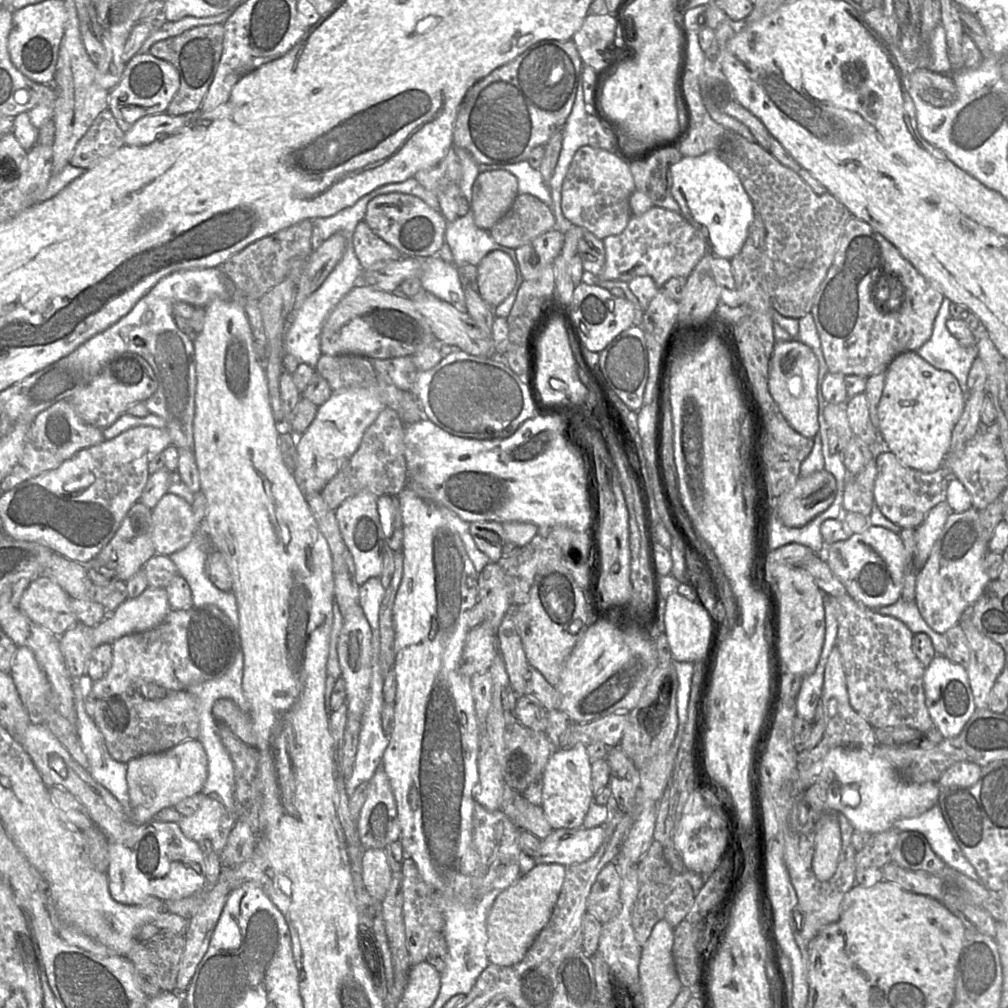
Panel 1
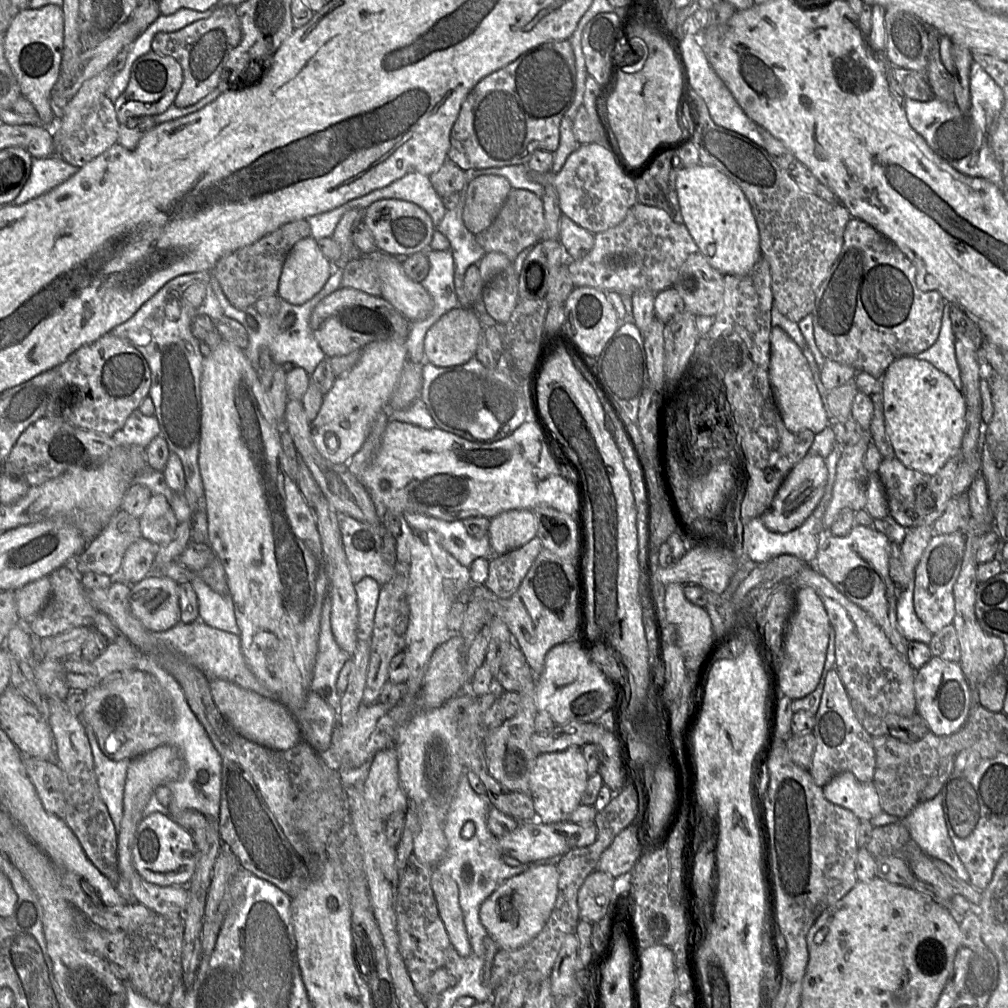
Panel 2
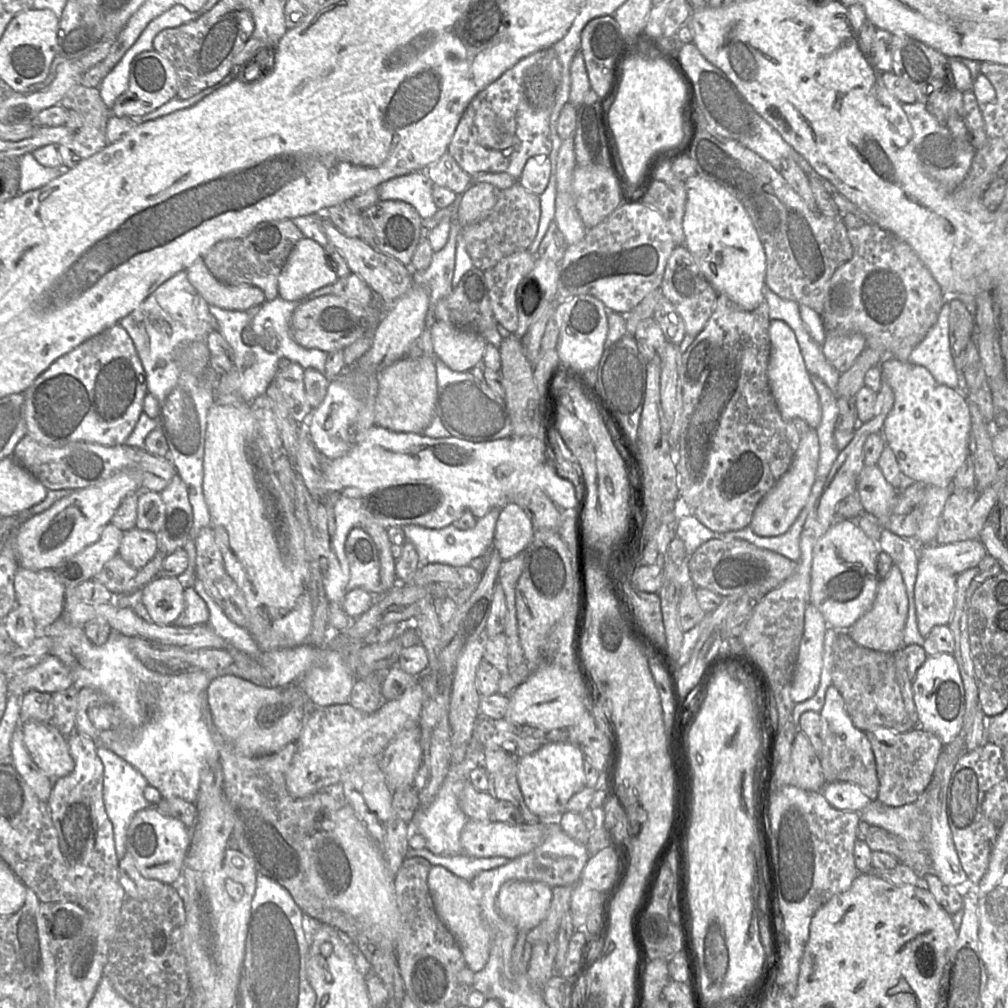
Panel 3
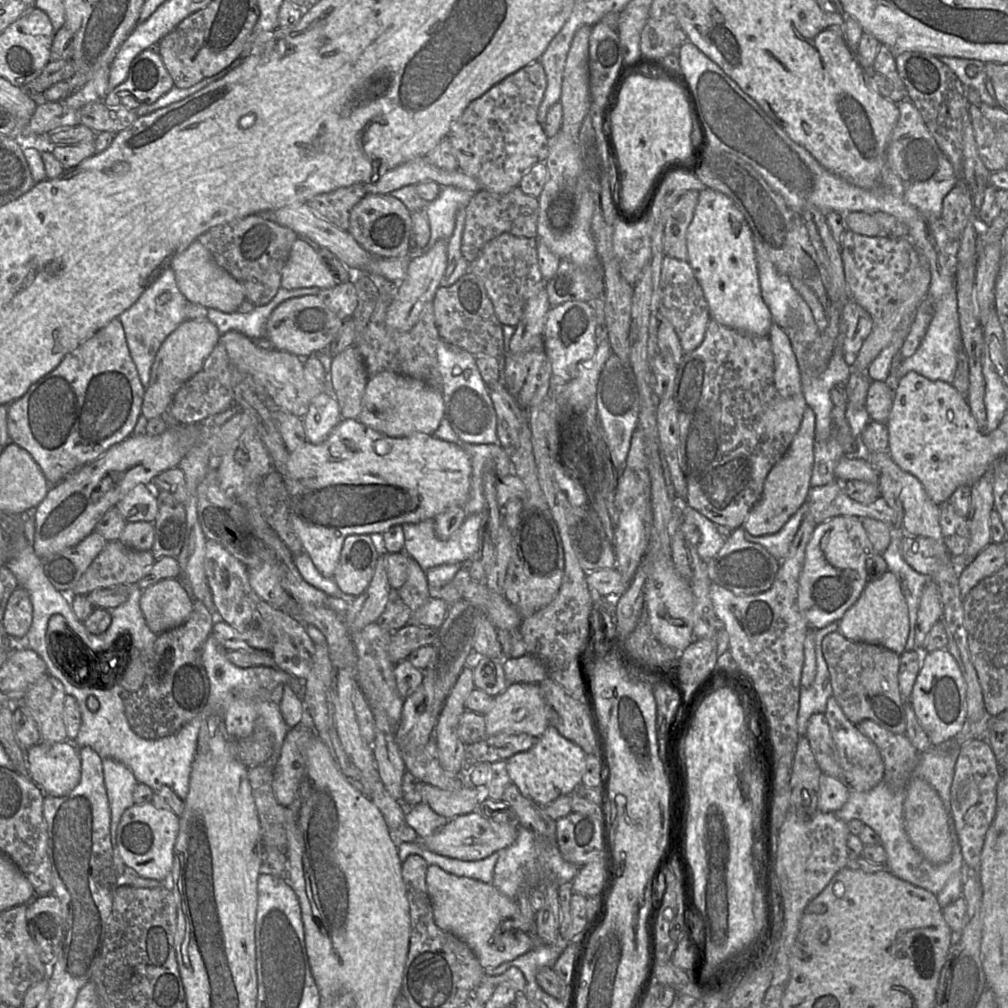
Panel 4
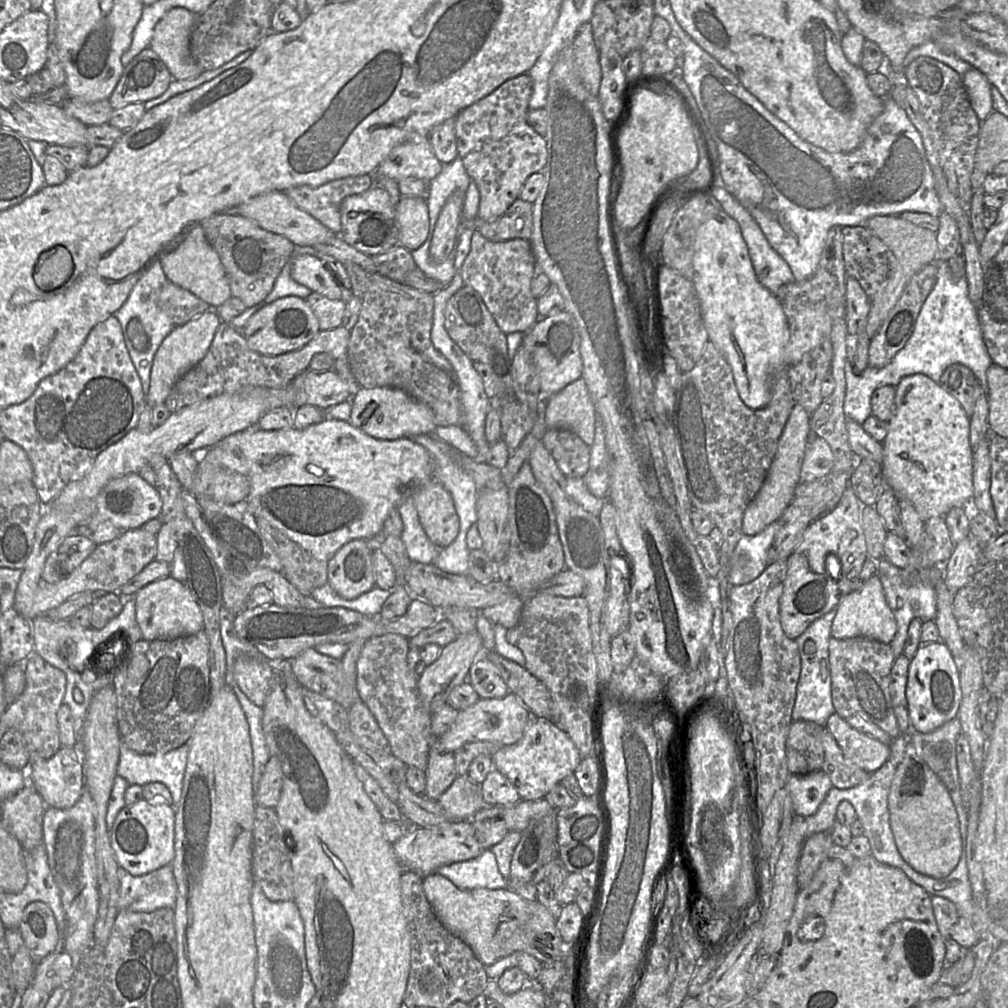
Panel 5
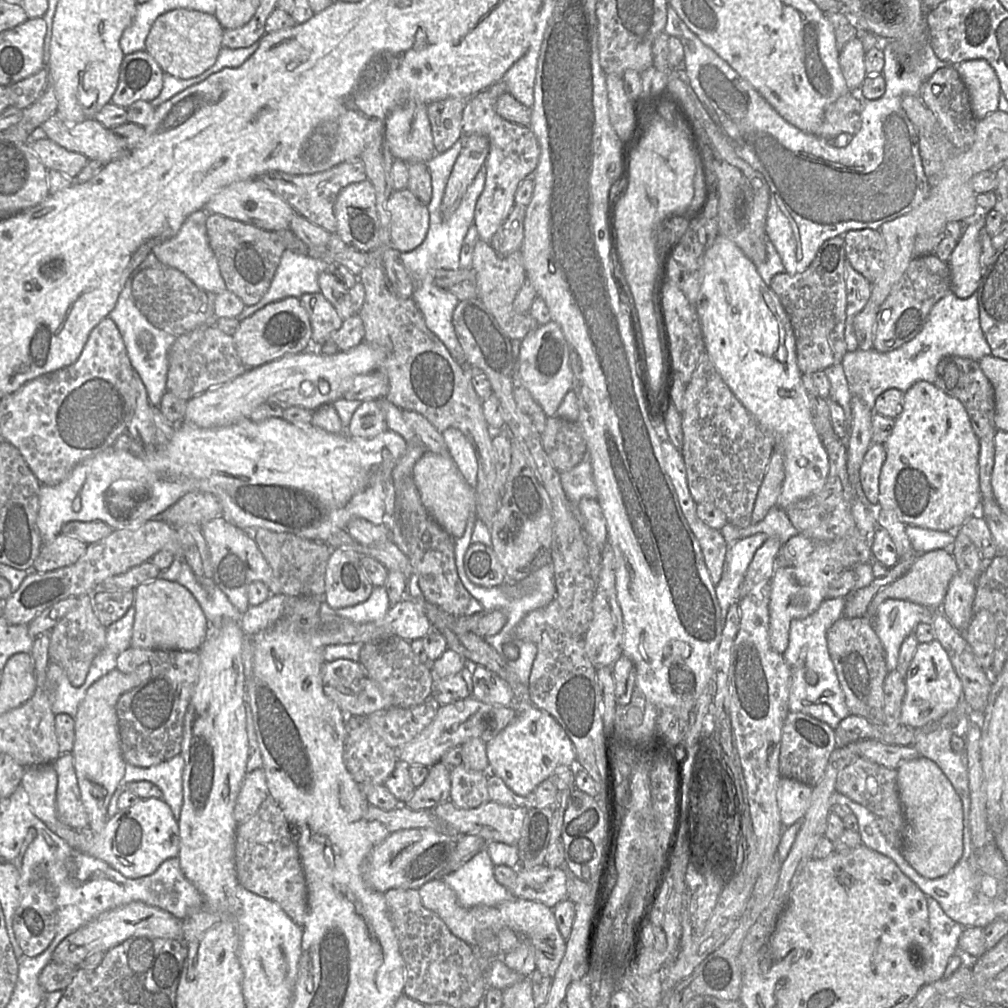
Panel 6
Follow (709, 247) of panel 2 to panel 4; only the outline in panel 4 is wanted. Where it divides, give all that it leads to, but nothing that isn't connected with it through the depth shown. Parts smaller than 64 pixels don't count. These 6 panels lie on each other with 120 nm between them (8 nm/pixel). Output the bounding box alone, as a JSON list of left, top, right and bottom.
[686,189,773,336]

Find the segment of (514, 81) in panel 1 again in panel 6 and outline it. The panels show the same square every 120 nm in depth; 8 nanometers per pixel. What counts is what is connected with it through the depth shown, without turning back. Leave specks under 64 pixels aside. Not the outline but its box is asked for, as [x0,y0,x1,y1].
[462,80,540,243]

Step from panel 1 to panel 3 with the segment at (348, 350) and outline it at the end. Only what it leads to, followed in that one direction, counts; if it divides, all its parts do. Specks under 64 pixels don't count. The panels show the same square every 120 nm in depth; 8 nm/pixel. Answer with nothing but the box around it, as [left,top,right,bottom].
[290,294,388,353]

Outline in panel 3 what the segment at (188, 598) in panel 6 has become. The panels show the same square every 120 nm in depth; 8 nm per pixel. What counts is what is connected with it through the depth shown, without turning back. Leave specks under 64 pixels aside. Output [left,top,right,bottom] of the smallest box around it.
[142,576,184,626]

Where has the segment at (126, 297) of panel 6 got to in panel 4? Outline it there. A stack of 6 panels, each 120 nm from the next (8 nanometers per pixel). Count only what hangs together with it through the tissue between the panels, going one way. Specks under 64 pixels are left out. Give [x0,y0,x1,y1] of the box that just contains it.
[118,266,187,389]

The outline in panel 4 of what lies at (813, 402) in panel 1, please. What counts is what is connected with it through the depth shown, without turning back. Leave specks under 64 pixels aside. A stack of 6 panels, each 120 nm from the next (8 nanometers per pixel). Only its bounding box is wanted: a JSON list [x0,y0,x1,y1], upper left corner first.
[768,323,802,397]

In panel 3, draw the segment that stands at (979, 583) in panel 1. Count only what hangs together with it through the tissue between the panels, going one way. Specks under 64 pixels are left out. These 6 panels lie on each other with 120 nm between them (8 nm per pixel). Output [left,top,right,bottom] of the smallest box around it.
[914,560,957,638]

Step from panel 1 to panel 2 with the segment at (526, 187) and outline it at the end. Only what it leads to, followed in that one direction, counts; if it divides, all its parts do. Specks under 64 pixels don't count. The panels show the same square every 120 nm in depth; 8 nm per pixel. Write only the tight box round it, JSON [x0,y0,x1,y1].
[467,164,544,197]

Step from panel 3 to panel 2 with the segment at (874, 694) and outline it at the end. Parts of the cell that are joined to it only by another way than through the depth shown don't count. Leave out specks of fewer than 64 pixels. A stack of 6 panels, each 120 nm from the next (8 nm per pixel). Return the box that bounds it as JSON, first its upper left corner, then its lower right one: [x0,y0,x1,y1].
[850,698,930,742]

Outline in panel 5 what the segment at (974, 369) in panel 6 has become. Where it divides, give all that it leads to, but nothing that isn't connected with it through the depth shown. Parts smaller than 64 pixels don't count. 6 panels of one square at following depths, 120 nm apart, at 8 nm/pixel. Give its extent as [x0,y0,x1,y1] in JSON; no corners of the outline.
[939,363,986,417]

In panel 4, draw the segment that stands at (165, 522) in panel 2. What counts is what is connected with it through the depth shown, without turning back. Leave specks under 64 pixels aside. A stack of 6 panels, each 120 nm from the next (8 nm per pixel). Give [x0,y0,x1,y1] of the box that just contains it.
[115,484,158,523]

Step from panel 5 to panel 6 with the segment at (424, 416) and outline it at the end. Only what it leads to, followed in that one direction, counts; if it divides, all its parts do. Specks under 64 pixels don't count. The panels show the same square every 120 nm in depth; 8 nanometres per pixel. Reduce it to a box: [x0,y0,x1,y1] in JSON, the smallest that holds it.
[346,400,387,438]

